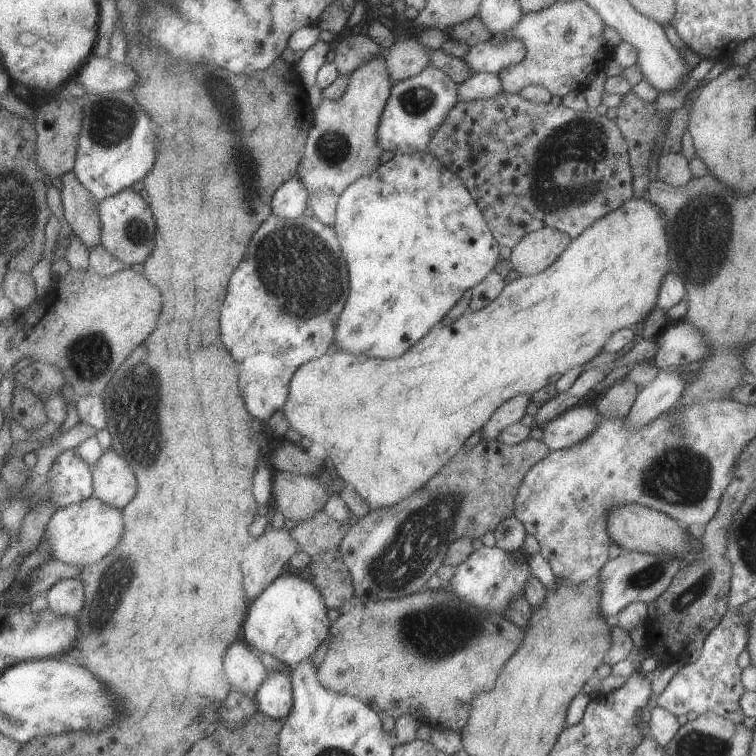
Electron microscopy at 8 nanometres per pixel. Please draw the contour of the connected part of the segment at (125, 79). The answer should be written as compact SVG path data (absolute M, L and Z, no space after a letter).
M108 56L91 58L78 70L75 80L79 81L93 96L114 91L130 92L137 82L136 70L129 64L113 62Z

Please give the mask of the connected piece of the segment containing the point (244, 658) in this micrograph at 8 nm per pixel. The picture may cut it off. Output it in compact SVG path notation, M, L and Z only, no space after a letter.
M244 638L231 646L231 650L226 654L224 665L232 688L237 687L243 692L257 694L268 673L258 654L259 651Z

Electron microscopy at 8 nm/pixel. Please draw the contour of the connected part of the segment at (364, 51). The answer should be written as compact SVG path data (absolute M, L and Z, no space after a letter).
M347 31L334 44L334 61L341 75L350 75L383 52L384 48L367 34L361 36Z

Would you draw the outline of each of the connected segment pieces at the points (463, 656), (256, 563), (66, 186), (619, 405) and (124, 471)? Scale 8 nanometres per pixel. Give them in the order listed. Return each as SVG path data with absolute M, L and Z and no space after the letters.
M448 583L441 586L439 590L431 589L427 590L427 592L408 594L407 596L388 601L377 601L367 597L359 598L354 600L348 612L340 615L340 617L332 623L329 636L330 645L318 668L318 673L323 686L334 690L336 693L343 693L344 695L360 698L370 707L374 707L379 714L385 712L386 715L391 716L395 720L405 715L413 715L433 728L457 730L459 733L466 725L469 714L471 714L472 699L477 697L479 693L489 692L494 689L494 682L497 680L502 666L506 664L507 660L509 660L518 649L518 646L522 642L523 635L523 628L512 623L505 617L505 614L496 613L495 611L484 611L474 607L471 603L462 601L459 595L449 588Z
M284 528L271 529L253 539L243 562L249 604L285 573L285 566L300 550L291 530Z
M74 171L66 172L61 176L61 180L66 219L71 223L73 232L77 233L78 237L83 240L84 245L92 250L94 246L102 244L100 200L90 190L87 190L86 186L83 186Z
M625 378L617 380L603 394L596 411L603 419L623 419L634 403L640 387Z
M108 448L103 458L92 466L94 496L113 506L125 508L137 494L137 476L131 464Z

